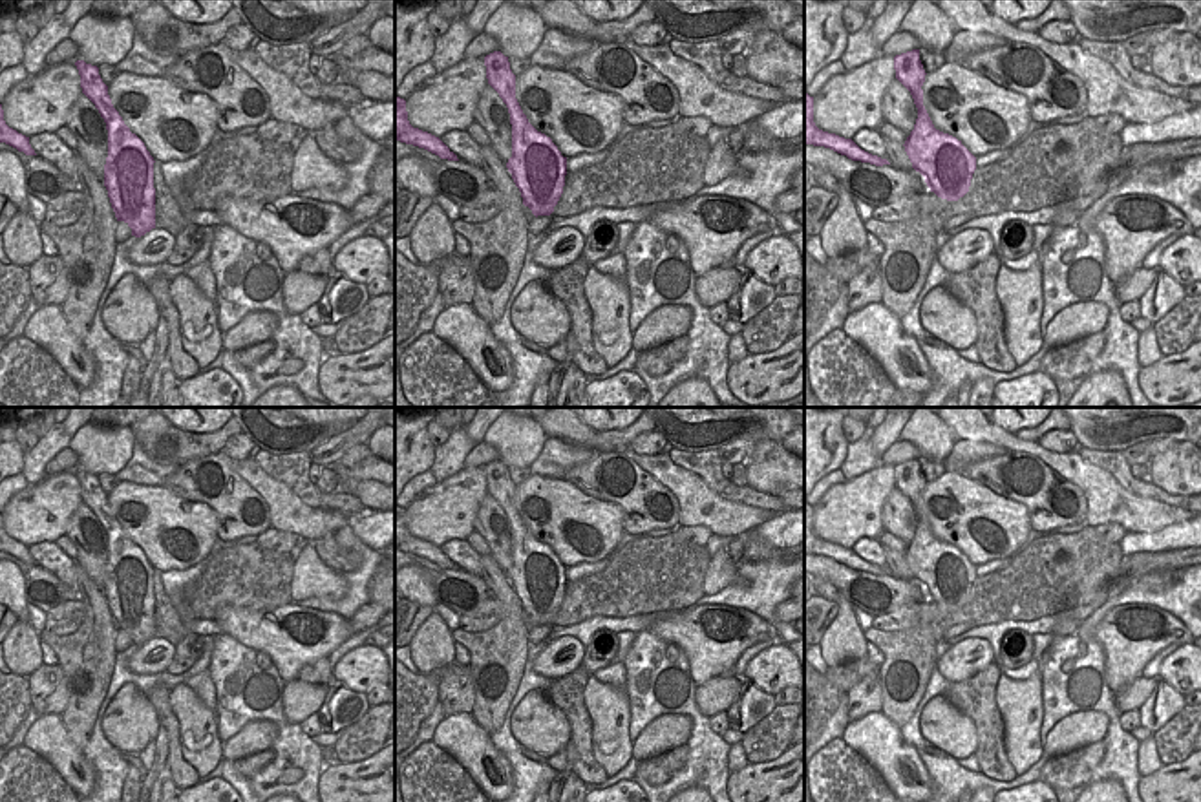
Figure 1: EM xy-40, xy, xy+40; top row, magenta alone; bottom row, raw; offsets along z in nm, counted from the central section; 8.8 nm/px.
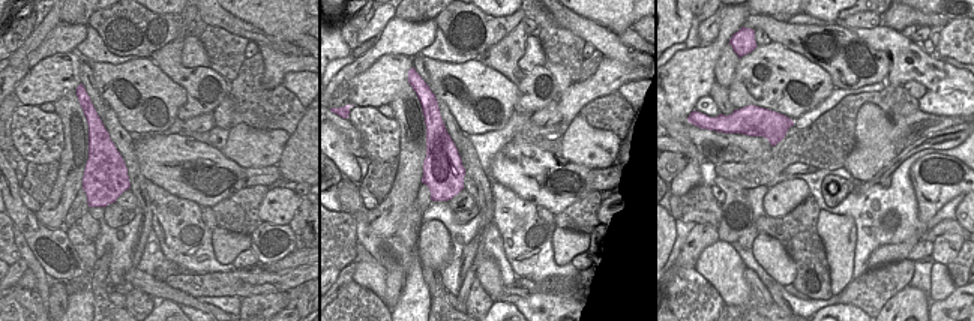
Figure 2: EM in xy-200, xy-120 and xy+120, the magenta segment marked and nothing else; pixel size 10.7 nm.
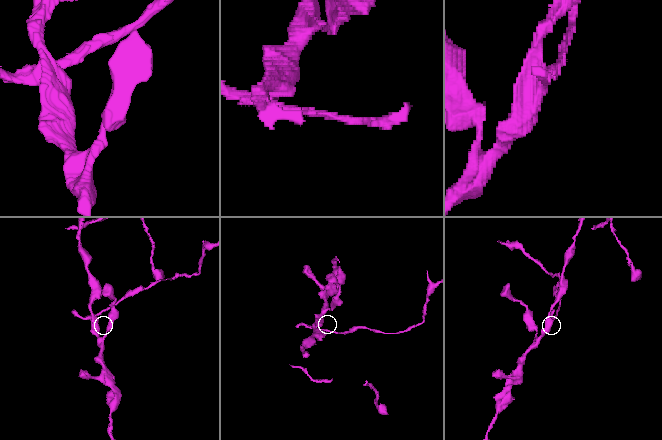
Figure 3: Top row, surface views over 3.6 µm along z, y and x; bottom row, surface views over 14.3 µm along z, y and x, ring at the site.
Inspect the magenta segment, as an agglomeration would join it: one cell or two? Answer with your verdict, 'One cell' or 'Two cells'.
Two cells

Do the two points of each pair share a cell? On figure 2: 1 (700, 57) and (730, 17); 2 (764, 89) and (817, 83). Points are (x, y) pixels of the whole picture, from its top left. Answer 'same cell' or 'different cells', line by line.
1: same cell
2: same cell

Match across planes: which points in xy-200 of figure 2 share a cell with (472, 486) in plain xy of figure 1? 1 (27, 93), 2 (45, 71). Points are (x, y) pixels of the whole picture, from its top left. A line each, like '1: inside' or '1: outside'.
1: inside
2: inside

